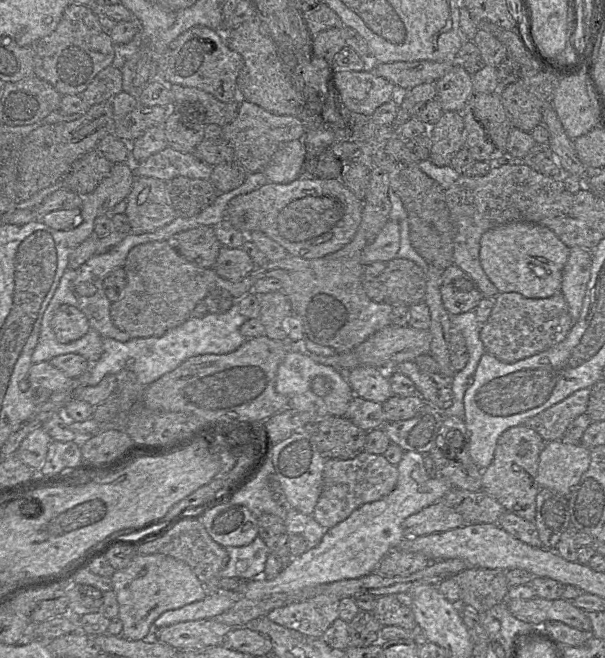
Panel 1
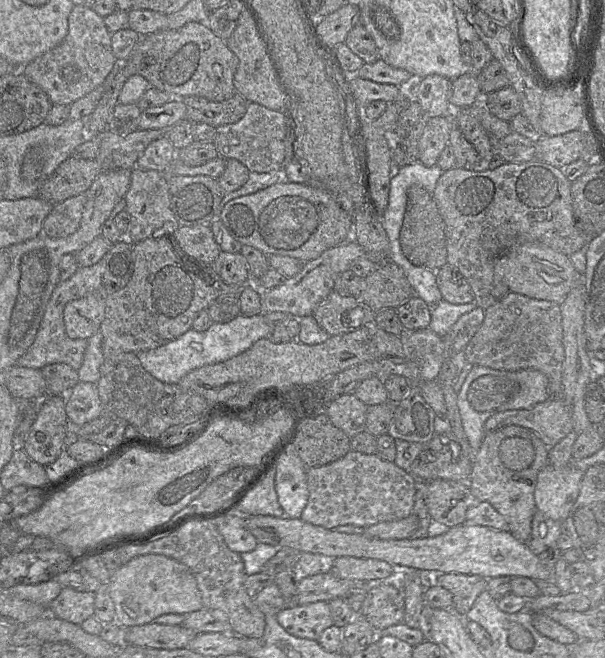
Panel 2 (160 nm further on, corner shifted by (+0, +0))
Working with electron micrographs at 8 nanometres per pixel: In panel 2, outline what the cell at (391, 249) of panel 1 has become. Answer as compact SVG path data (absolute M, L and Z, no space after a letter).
M353 238L323 252L318 258L304 263L301 270L284 284L261 290L261 314L286 312L296 318L312 315L314 309L333 291L336 278L349 270L352 262L360 257L367 257L366 252Z

